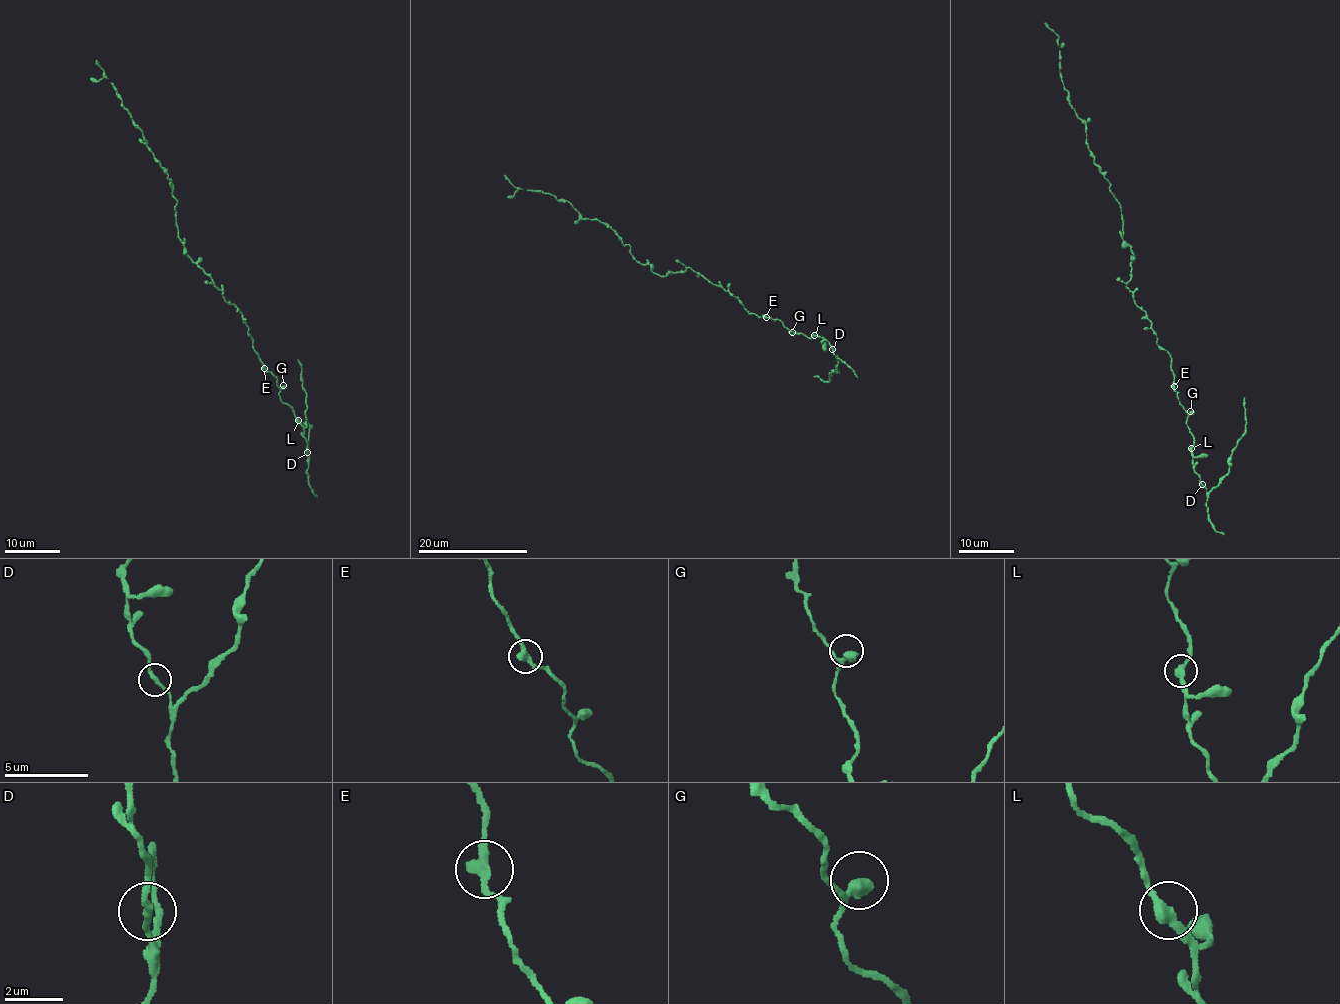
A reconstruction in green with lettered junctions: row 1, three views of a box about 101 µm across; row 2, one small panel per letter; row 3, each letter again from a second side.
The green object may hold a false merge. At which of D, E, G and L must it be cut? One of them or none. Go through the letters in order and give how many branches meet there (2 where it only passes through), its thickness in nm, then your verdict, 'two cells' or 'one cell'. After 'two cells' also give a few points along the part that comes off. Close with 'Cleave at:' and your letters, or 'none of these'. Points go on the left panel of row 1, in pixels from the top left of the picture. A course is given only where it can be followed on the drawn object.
D: 2 | 220 nm | one cell
E: 2 | 320 nm | one cell
G: 2 | 360 nm | one cell
L: 2 | 320 nm | one cell
Cleave at: none of these

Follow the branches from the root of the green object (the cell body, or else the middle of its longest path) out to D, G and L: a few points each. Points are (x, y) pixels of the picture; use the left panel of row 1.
D: (225, 300), (241, 313), (252, 349), (263, 367), (277, 379), (280, 400), (301, 423), (307, 452)
G: (225, 300), (241, 313), (253, 340), (252, 349), (263, 367), (277, 379), (281, 389), (283, 385)
L: (225, 300), (241, 313), (253, 340), (252, 349), (263, 367), (277, 379), (280, 400), (291, 408), (298, 420)

